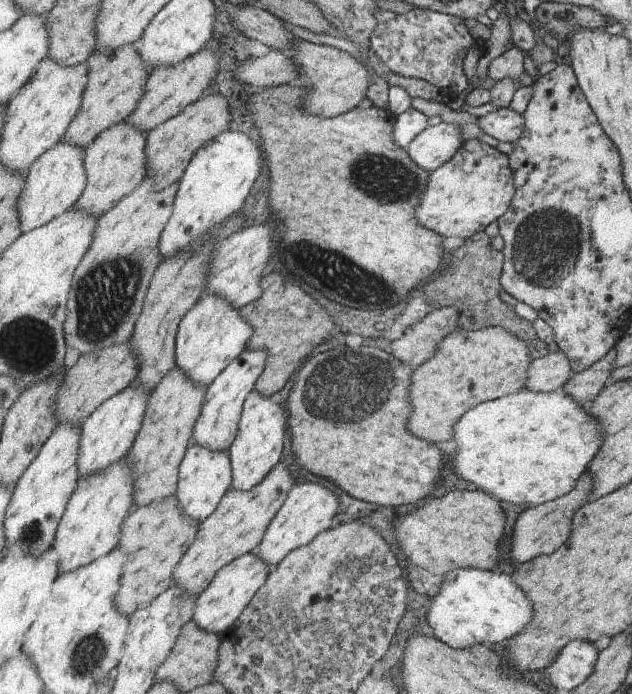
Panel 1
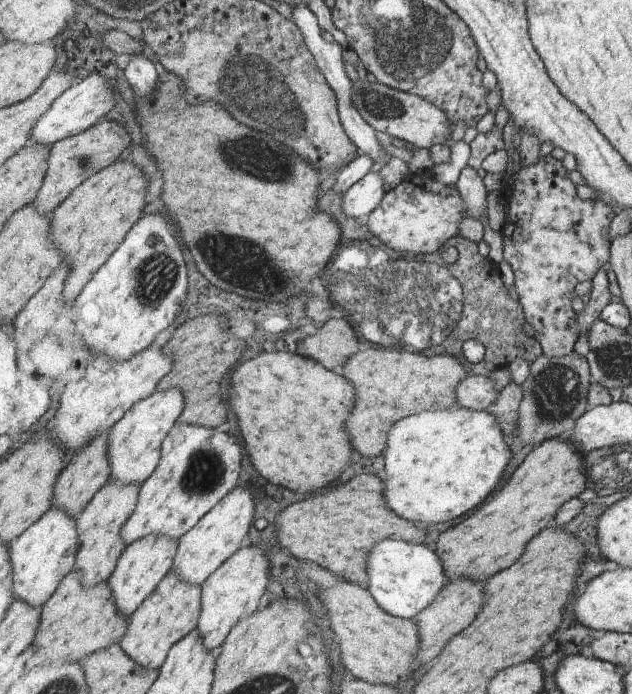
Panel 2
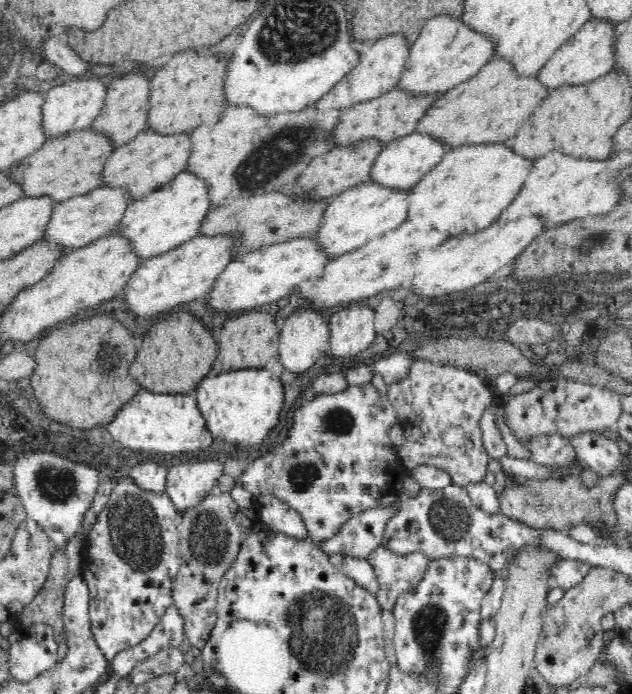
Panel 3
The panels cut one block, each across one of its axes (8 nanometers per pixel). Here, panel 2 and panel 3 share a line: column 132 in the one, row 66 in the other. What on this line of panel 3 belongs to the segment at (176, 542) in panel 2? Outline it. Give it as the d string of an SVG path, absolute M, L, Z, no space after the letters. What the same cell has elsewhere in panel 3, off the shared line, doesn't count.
M594 17L583 24L572 38L569 38L544 64L539 71L540 81L548 85L550 90L567 84L586 84L614 69L616 64L616 25L608 17Z

